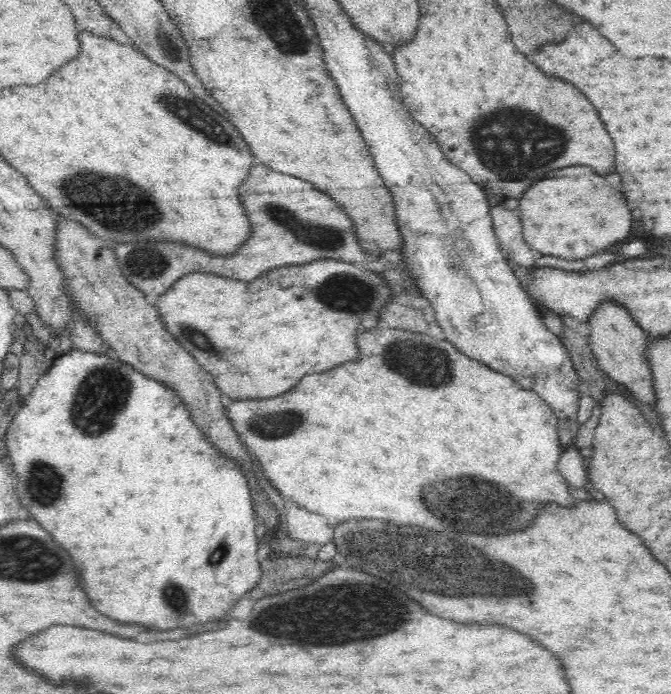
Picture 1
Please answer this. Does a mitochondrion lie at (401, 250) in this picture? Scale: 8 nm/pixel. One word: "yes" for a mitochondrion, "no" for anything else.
no

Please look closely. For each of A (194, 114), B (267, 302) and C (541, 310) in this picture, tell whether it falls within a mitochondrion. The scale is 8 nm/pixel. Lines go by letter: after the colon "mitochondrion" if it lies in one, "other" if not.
A: mitochondrion
B: other
C: other

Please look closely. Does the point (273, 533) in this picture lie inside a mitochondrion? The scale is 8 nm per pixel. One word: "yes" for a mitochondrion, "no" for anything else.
no

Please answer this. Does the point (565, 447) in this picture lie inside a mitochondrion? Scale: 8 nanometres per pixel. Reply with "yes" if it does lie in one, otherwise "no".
no

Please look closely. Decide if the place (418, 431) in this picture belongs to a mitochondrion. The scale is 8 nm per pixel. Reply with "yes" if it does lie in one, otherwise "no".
no

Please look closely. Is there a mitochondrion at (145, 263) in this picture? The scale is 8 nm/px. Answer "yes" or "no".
yes

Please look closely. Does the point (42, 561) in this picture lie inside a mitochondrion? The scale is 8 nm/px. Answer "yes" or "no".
yes

